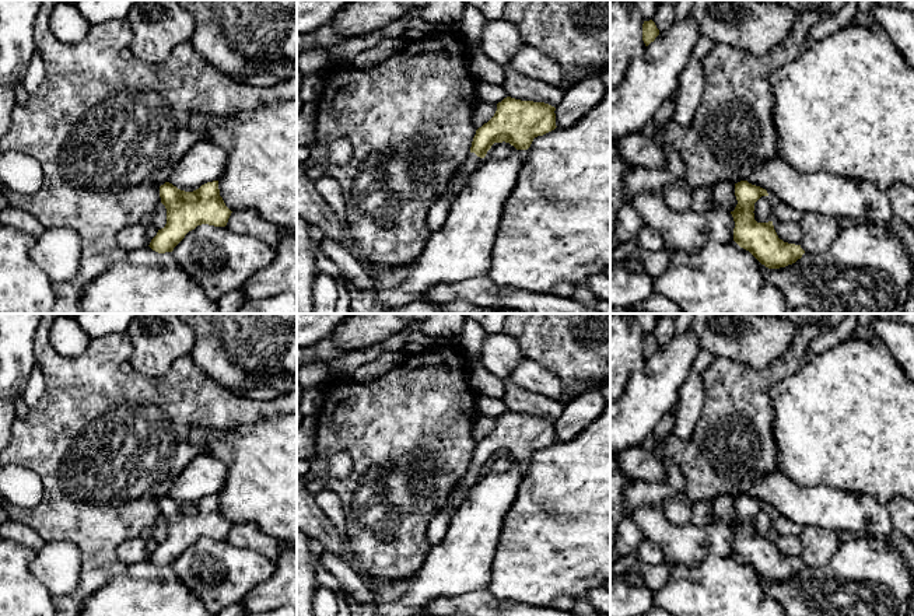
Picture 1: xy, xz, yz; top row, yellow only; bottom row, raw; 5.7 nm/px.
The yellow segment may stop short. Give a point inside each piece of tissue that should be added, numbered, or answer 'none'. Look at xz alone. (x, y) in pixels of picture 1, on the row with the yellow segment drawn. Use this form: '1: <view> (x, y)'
1: xz (472, 161)

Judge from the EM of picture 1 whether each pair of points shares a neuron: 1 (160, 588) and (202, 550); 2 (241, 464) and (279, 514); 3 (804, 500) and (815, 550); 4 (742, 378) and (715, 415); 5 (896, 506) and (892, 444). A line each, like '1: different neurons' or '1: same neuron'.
1: different neurons
2: same neuron
3: different neurons
4: same neuron
5: different neurons

